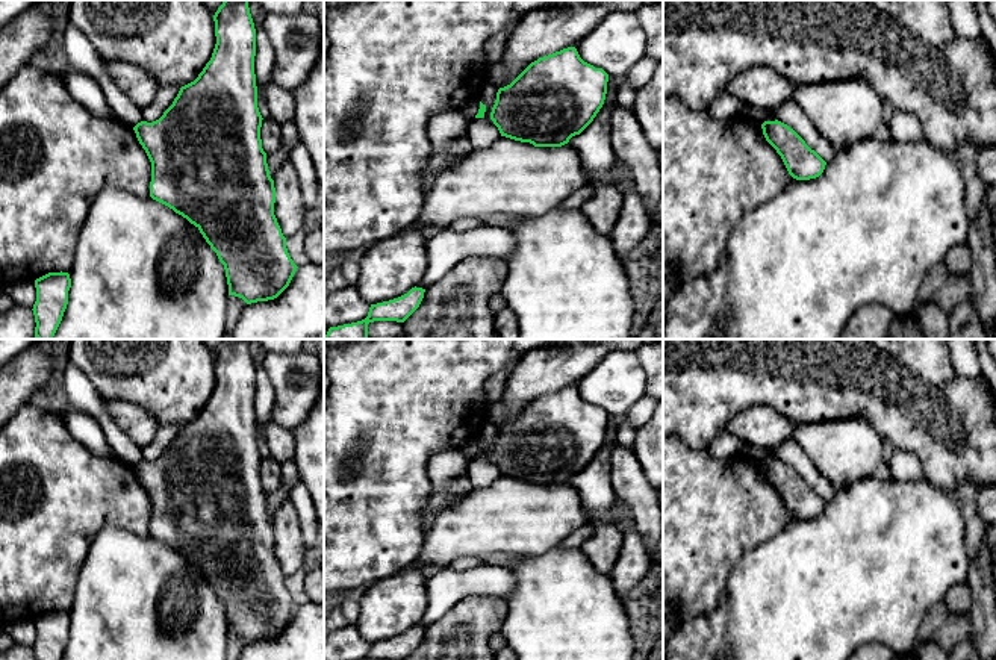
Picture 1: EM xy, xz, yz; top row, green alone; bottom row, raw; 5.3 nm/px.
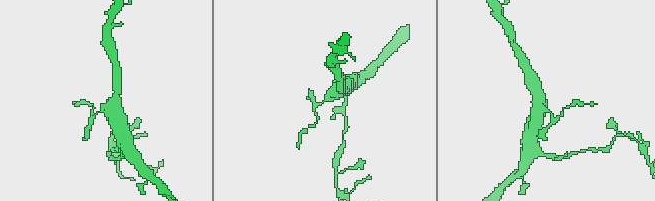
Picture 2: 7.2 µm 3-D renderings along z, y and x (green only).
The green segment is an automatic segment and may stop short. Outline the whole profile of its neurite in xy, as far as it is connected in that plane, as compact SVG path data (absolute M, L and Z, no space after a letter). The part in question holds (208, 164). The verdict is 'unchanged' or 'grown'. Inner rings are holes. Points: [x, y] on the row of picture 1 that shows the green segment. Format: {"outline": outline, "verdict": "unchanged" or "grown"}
{"outline": "M224 0L213 15L216 44L198 77L182 86L173 104L153 121L133 130L151 162L150 197L194 224L224 265L229 295L247 304L277 298L291 283L297 265L274 215L275 188L262 148L262 115L254 74L256 29L248 0Z", "verdict": "unchanged"}

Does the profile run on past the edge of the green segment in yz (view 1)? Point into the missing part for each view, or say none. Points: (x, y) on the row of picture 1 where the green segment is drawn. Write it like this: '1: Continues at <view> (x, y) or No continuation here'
1: No continuation here

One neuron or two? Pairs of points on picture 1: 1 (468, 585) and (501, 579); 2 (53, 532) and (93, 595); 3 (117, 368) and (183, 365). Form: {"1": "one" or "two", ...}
{"1": "one", "2": "two", "3": "one"}

